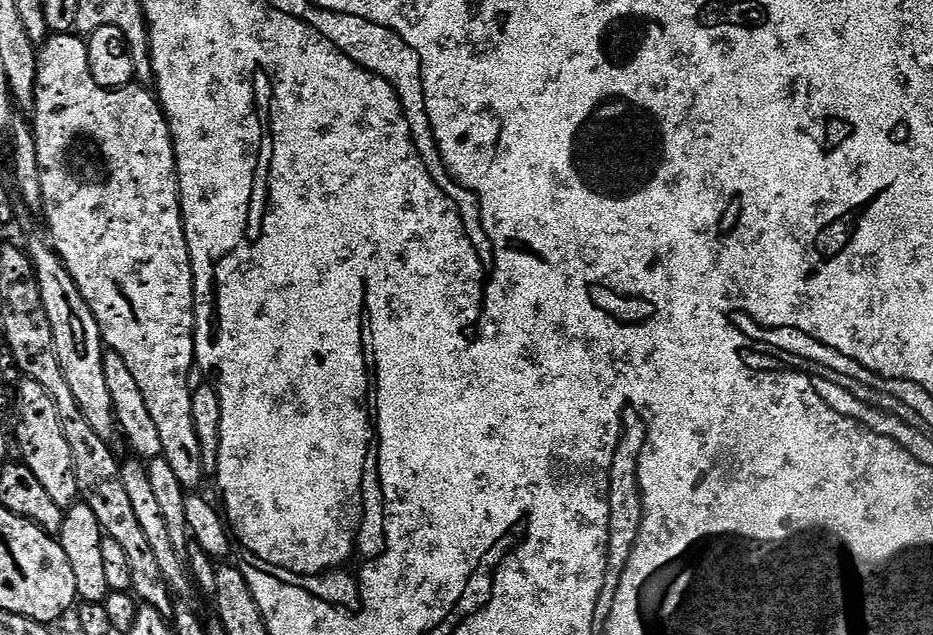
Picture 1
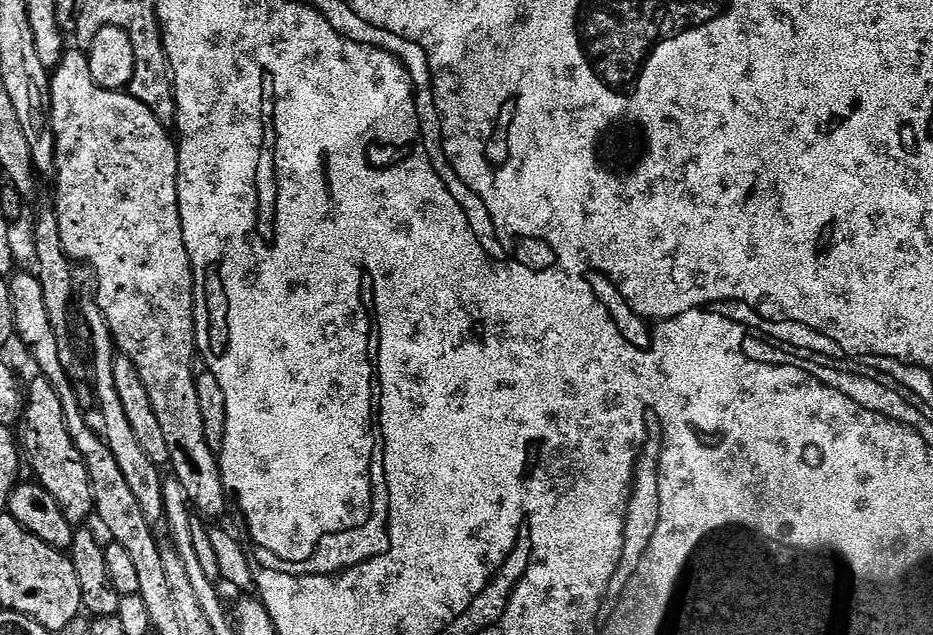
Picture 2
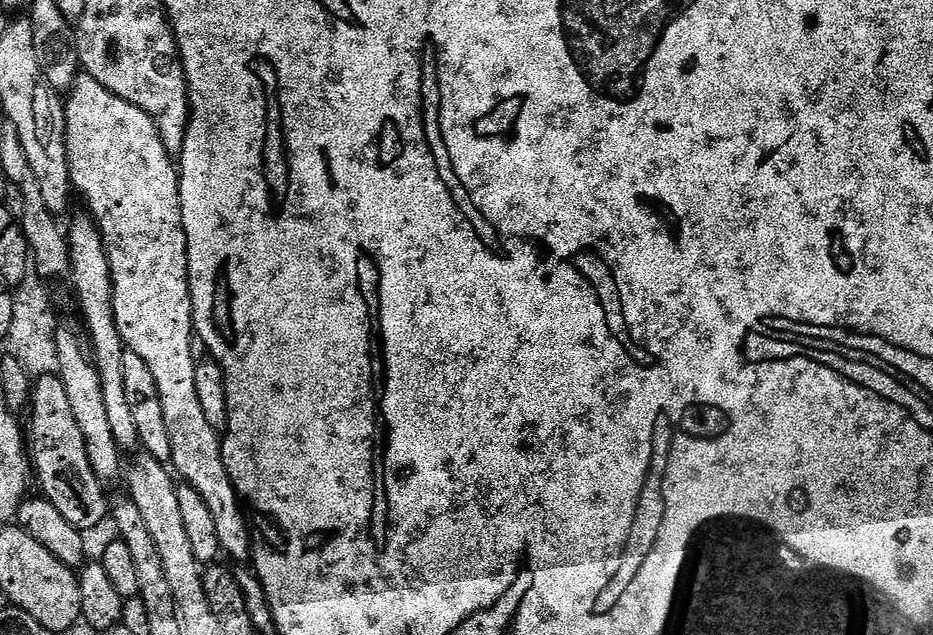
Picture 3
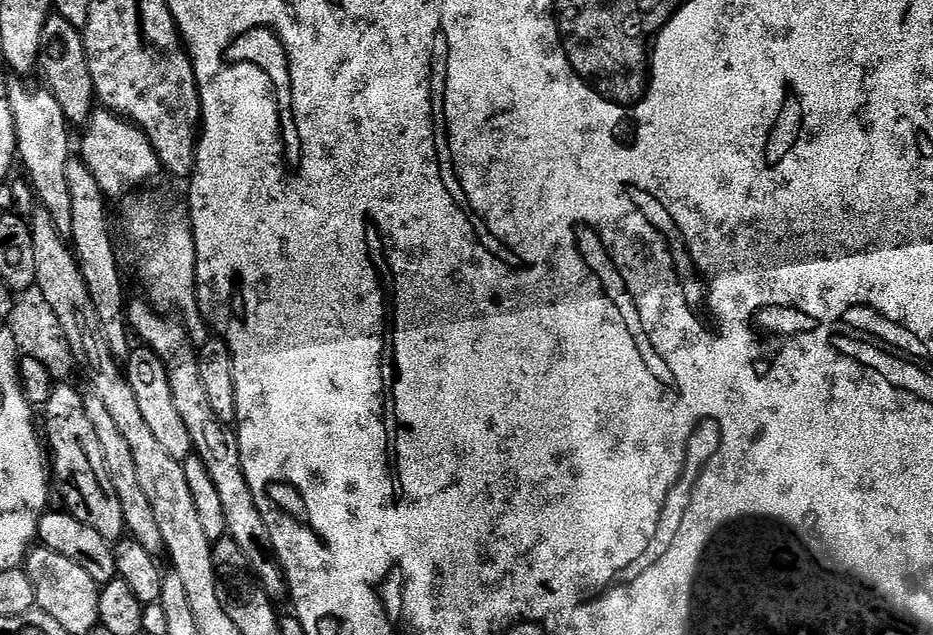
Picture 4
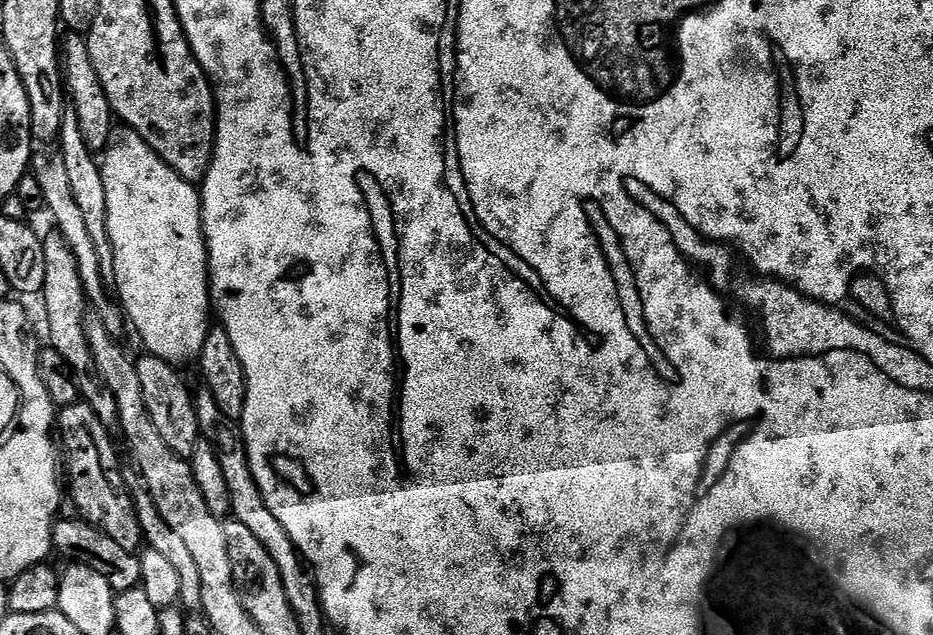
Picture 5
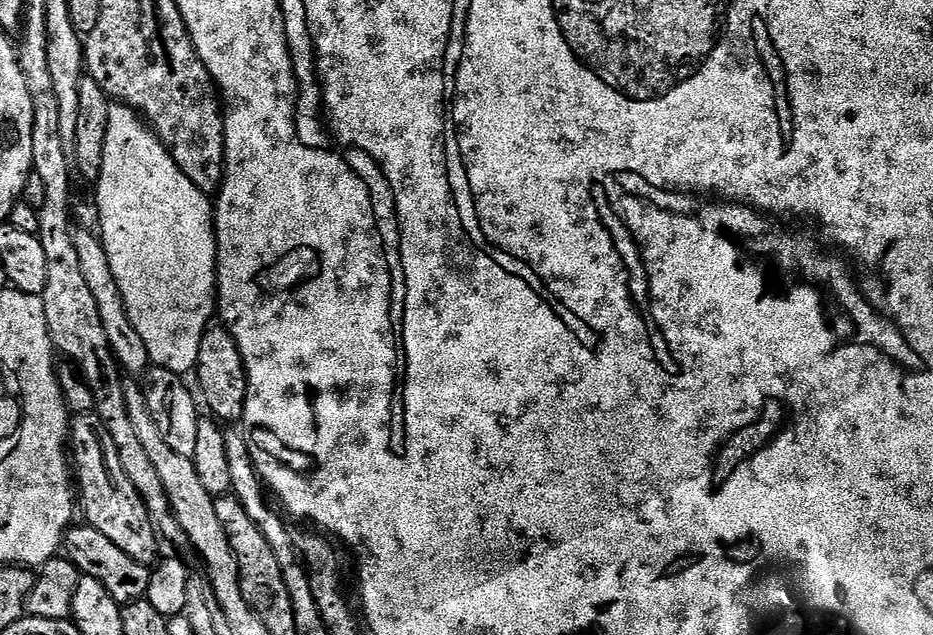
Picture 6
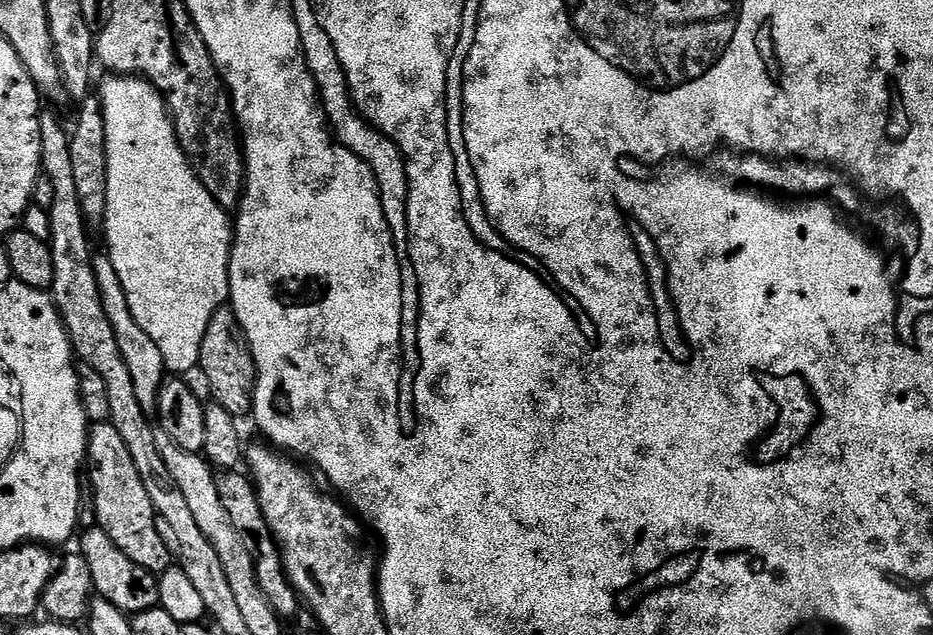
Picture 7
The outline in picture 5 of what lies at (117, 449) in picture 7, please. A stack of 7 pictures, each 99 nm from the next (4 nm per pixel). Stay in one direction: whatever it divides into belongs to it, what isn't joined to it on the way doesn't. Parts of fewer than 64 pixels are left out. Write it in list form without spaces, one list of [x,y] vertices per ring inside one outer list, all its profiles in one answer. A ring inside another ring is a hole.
[[[86,402],[61,407],[54,428],[62,445],[63,463],[64,460],[68,463],[66,488],[67,491],[68,488],[72,491],[72,500],[80,511],[77,512],[79,519],[110,534],[110,538],[114,538],[114,542],[118,542],[122,550],[139,553],[145,547],[144,535],[129,485],[124,485],[124,476],[120,473],[120,460],[112,445],[113,433],[102,426],[102,422],[98,422],[98,414],[94,414],[94,410]]]

